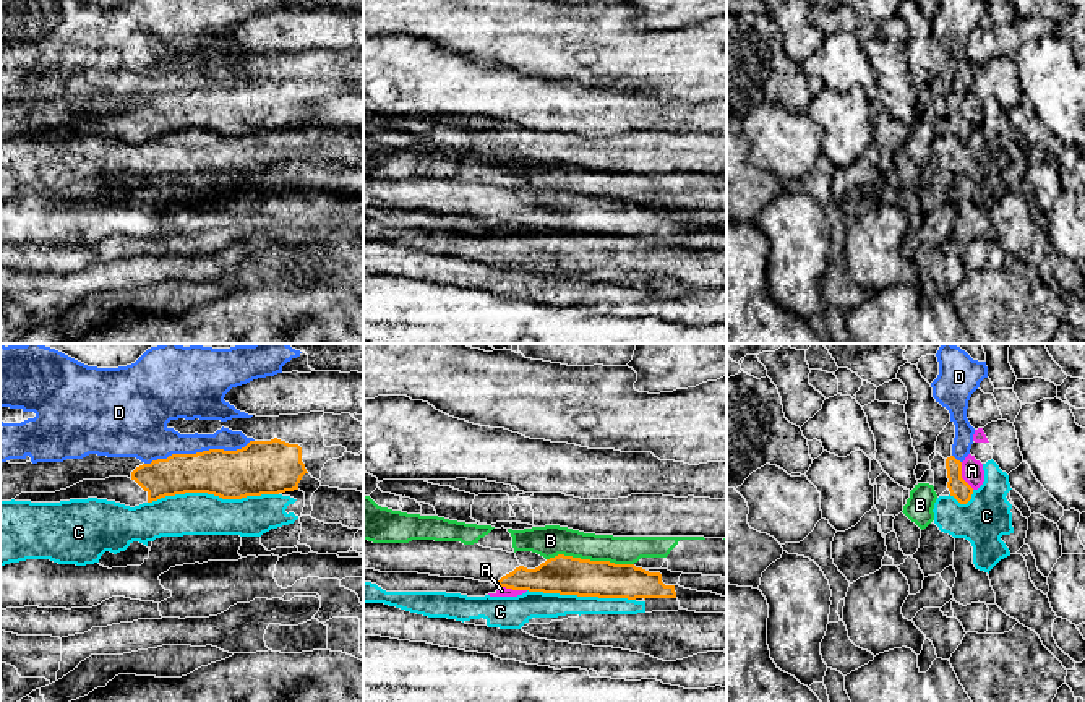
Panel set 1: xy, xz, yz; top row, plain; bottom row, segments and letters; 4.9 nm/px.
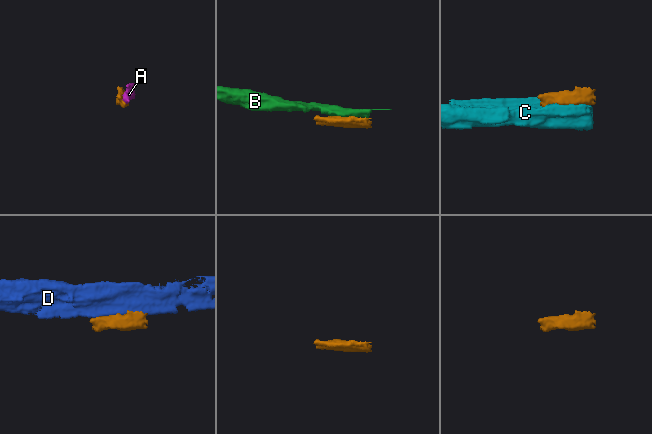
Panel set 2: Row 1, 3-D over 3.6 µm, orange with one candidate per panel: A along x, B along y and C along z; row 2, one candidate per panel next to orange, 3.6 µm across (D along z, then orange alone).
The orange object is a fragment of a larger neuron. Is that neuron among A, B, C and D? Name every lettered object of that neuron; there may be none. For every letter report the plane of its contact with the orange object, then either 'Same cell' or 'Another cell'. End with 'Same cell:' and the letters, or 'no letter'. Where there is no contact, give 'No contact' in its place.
A: Touches orange in xz. Another cell
B: Touches orange in xz. Another cell
C: Touches orange in xy. Another cell
D: Touches orange in xy. Another cell
Same cell: no letter

